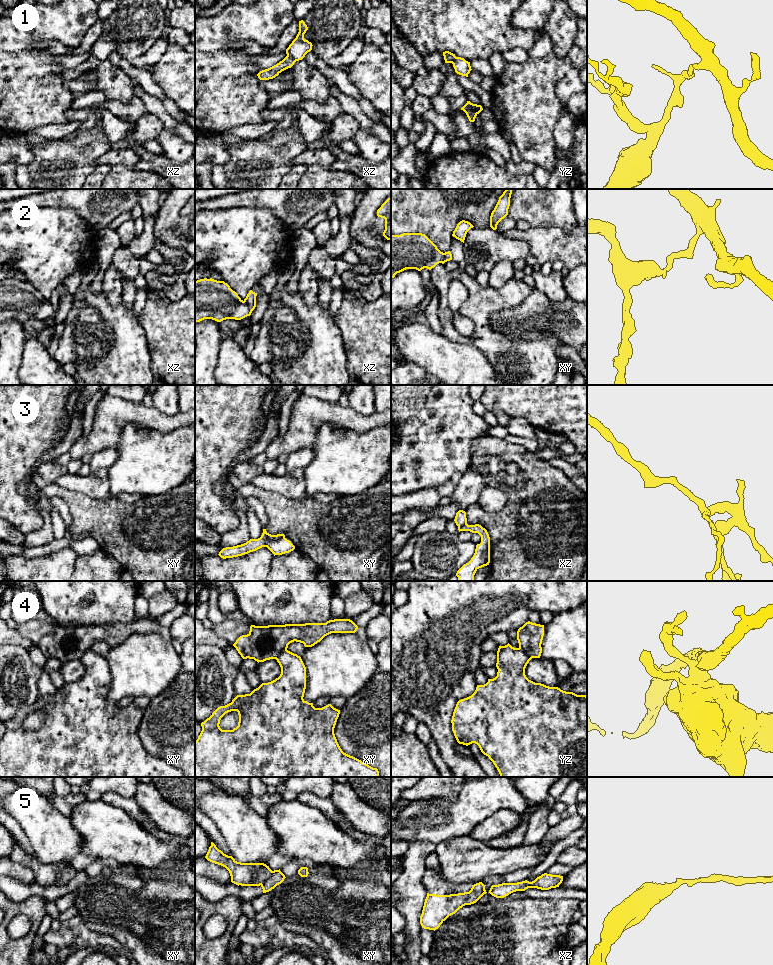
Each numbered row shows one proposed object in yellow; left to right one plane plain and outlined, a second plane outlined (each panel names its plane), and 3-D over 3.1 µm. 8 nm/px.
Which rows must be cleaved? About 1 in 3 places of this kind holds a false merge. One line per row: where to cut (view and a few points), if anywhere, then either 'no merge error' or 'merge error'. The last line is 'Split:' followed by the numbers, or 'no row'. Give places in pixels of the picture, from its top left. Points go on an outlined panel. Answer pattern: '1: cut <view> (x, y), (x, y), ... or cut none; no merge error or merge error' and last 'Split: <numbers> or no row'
1: cut xz (287, 55), (296, 60); merge error
2: cut xz (244, 300), (252, 310); merge error
3: cut xy (266, 536), (272, 540), (283, 540), (285, 538); merge error
4: cut none; no merge error
5: cut xy (272, 871), (271, 875), (261, 885); merge error
Split: 1, 2, 3, 5

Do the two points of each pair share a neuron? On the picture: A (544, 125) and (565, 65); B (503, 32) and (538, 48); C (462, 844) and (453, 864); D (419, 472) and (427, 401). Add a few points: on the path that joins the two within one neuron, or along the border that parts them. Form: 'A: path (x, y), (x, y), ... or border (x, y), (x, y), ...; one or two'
A: path (544, 110), (544, 85), (550, 79); one
B: border (539, 31), (534, 43), (527, 50); two
C: path (462, 849), (462, 855), (458, 859); one
D: path (424, 454), (427, 450), (427, 419); one

